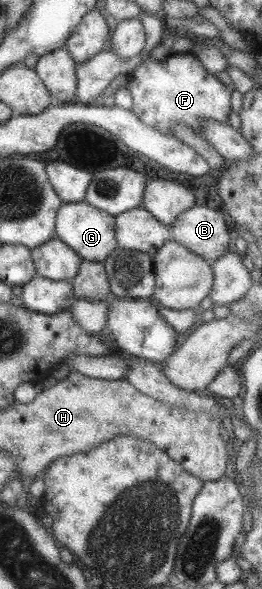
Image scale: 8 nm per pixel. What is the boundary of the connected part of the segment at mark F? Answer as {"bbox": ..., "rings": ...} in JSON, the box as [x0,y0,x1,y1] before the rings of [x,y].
{"bbox":[126,52,233,138],"rings":[[[190,52],[172,53],[158,61],[148,58],[126,76],[126,88],[132,99],[131,111],[134,116],[161,133],[173,136],[171,126],[174,123],[182,123],[203,138],[199,131],[202,121],[212,119],[228,123],[227,116],[231,110],[230,94],[233,88],[216,80],[213,74],[208,74]]]}

